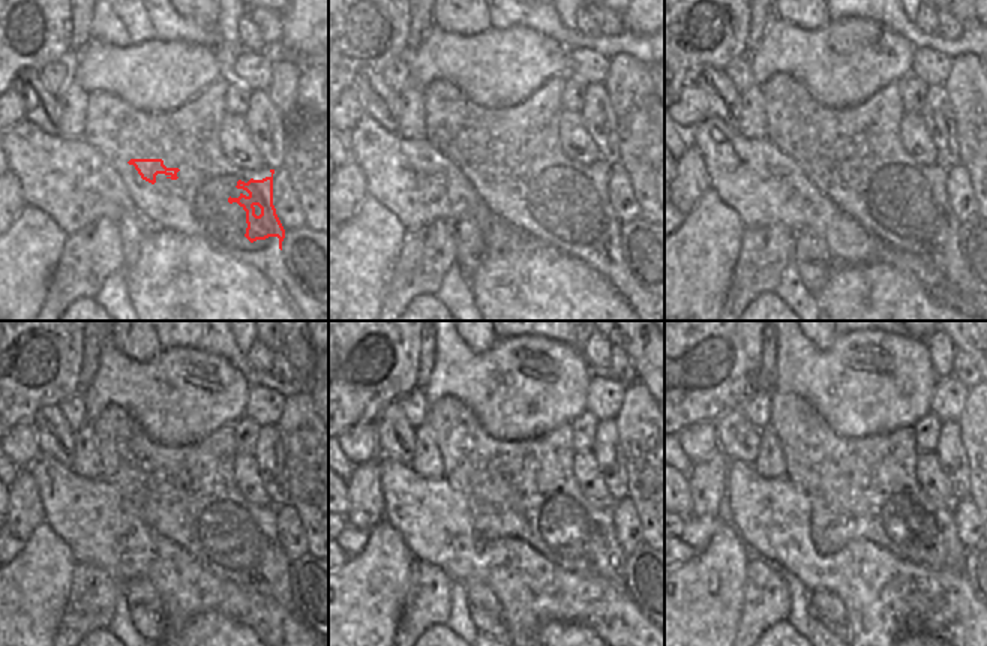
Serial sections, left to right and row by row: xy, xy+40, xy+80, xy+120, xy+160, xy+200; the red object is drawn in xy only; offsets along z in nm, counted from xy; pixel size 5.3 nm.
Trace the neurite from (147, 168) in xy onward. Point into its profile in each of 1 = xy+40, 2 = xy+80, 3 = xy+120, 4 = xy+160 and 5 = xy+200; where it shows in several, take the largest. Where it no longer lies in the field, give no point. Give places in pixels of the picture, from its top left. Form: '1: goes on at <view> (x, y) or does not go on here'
1: goes on at xy+40 (488, 170)
2: goes on at xy+80 (824, 170)
3: goes on at xy+120 (152, 505)
4: goes on at xy+160 (488, 505)
5: goes on at xy+200 (828, 502)

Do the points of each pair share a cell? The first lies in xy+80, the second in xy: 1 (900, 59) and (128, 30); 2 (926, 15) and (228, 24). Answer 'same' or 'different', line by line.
1: different
2: different

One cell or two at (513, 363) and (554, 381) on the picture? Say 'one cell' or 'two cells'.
one cell

